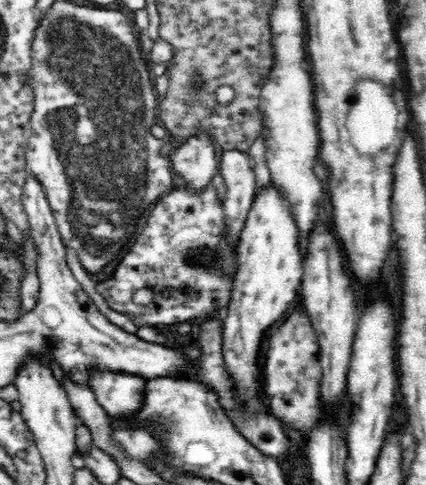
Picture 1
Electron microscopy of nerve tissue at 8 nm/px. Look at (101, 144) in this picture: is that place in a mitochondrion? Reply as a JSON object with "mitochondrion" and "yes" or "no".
{"mitochondrion":"yes"}

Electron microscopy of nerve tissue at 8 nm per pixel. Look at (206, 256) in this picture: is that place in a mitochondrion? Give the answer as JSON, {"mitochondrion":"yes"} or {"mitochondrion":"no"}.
{"mitochondrion":"yes"}

